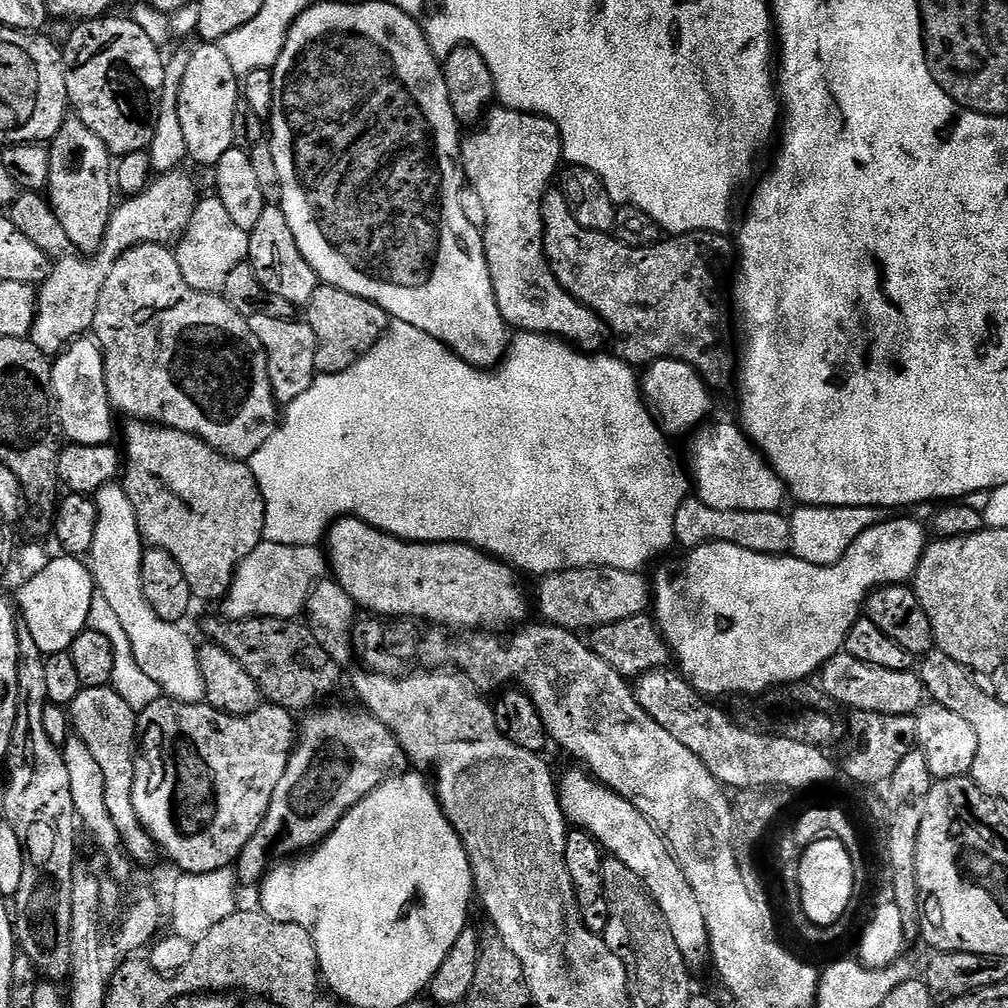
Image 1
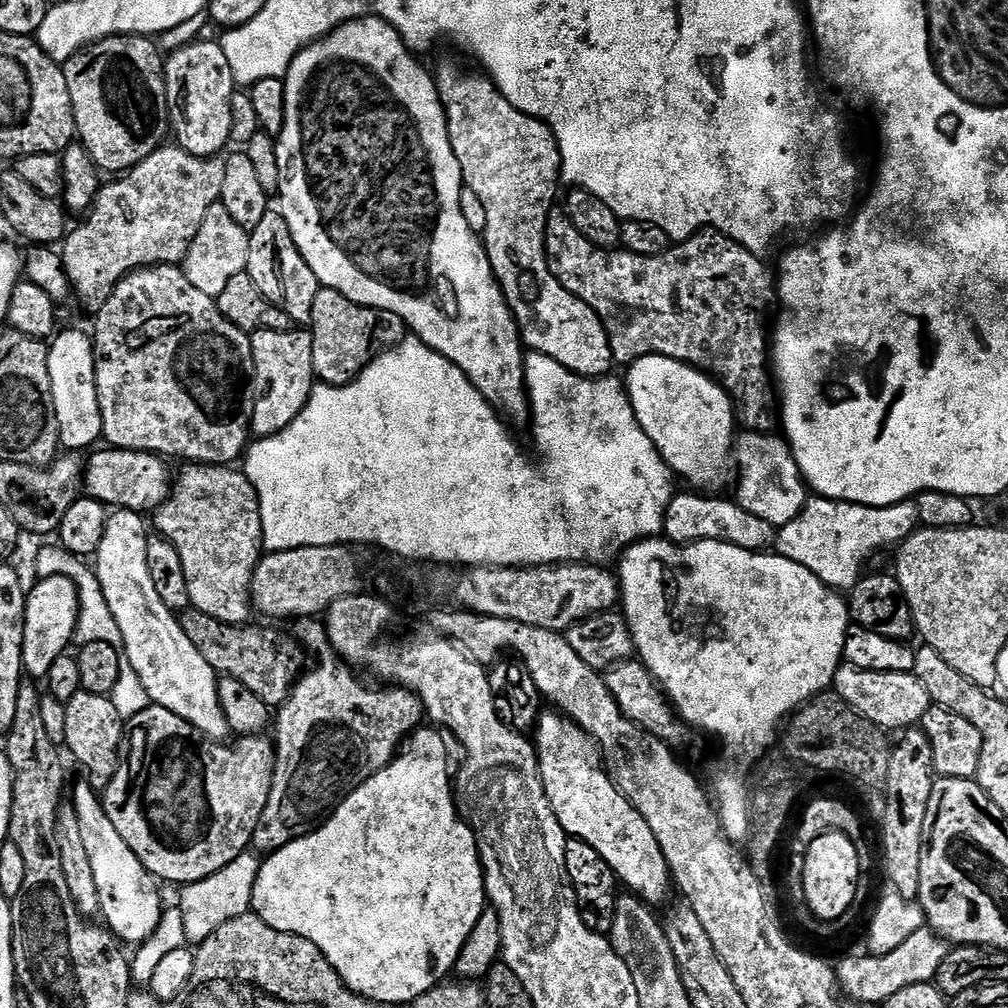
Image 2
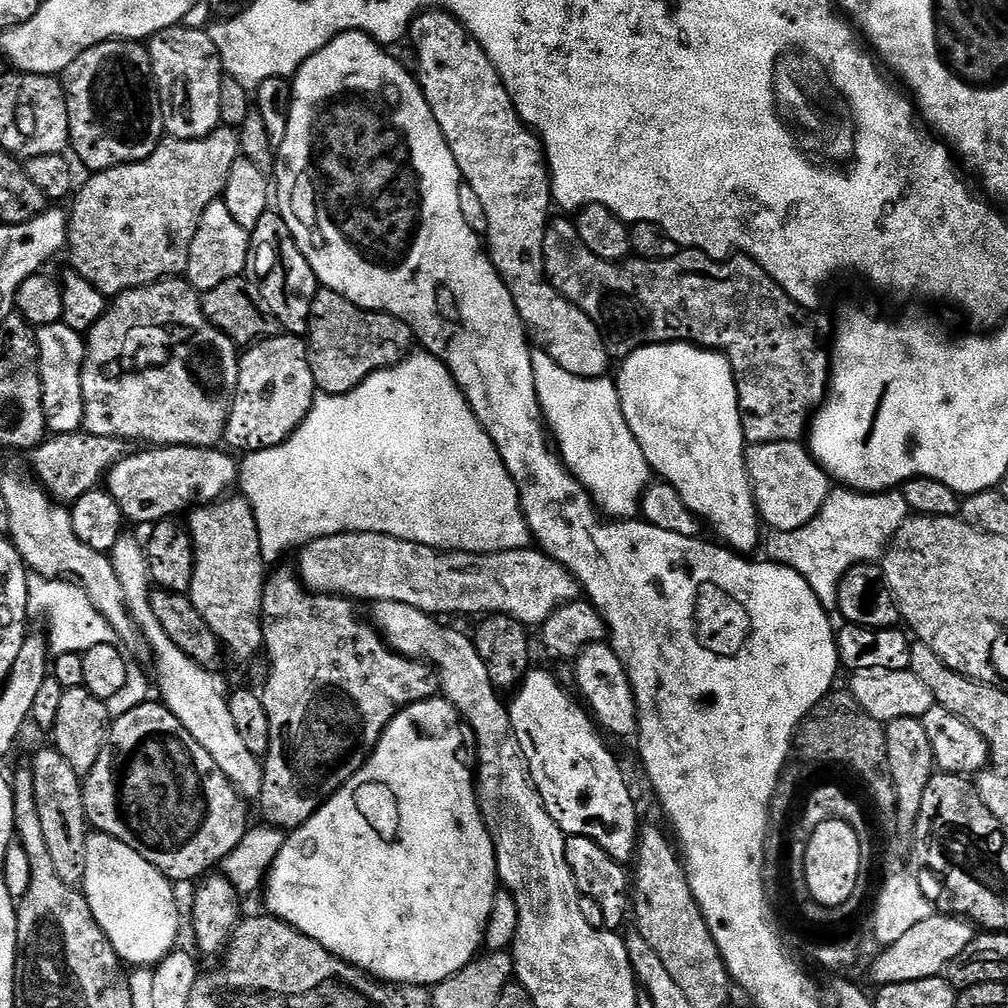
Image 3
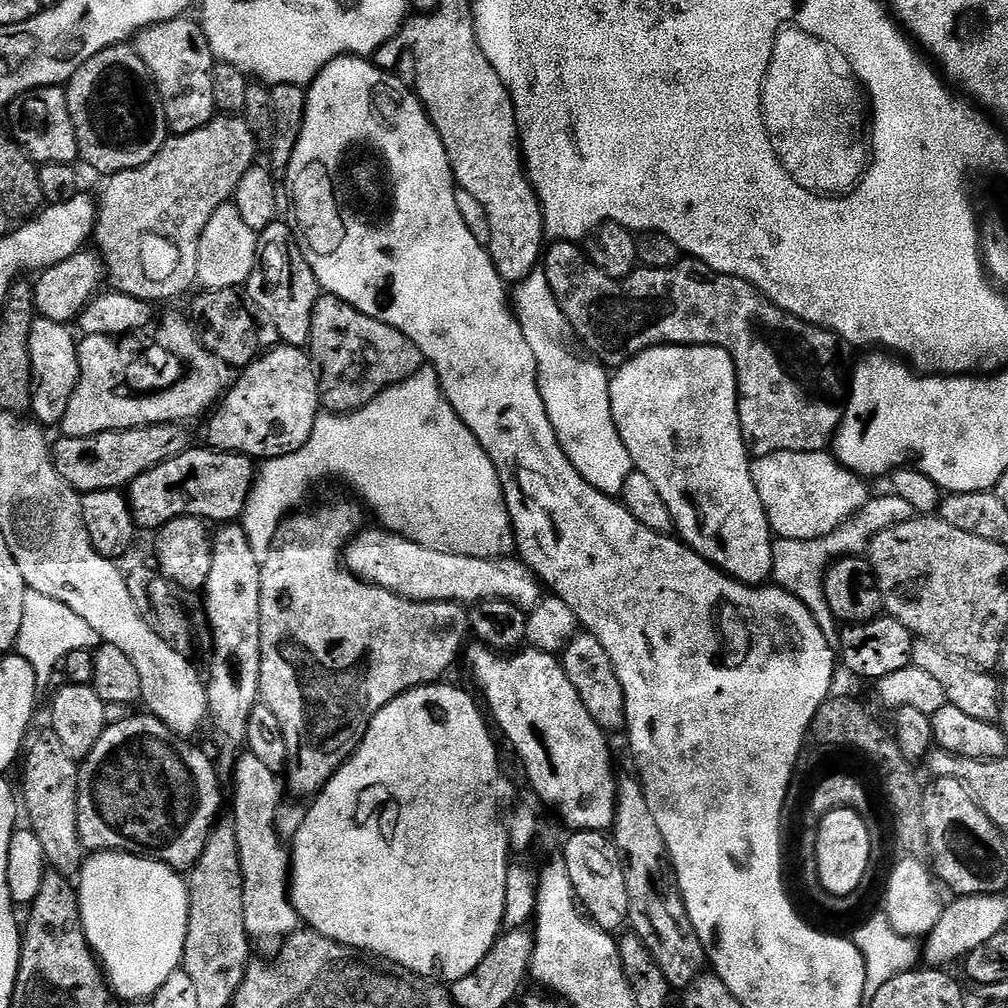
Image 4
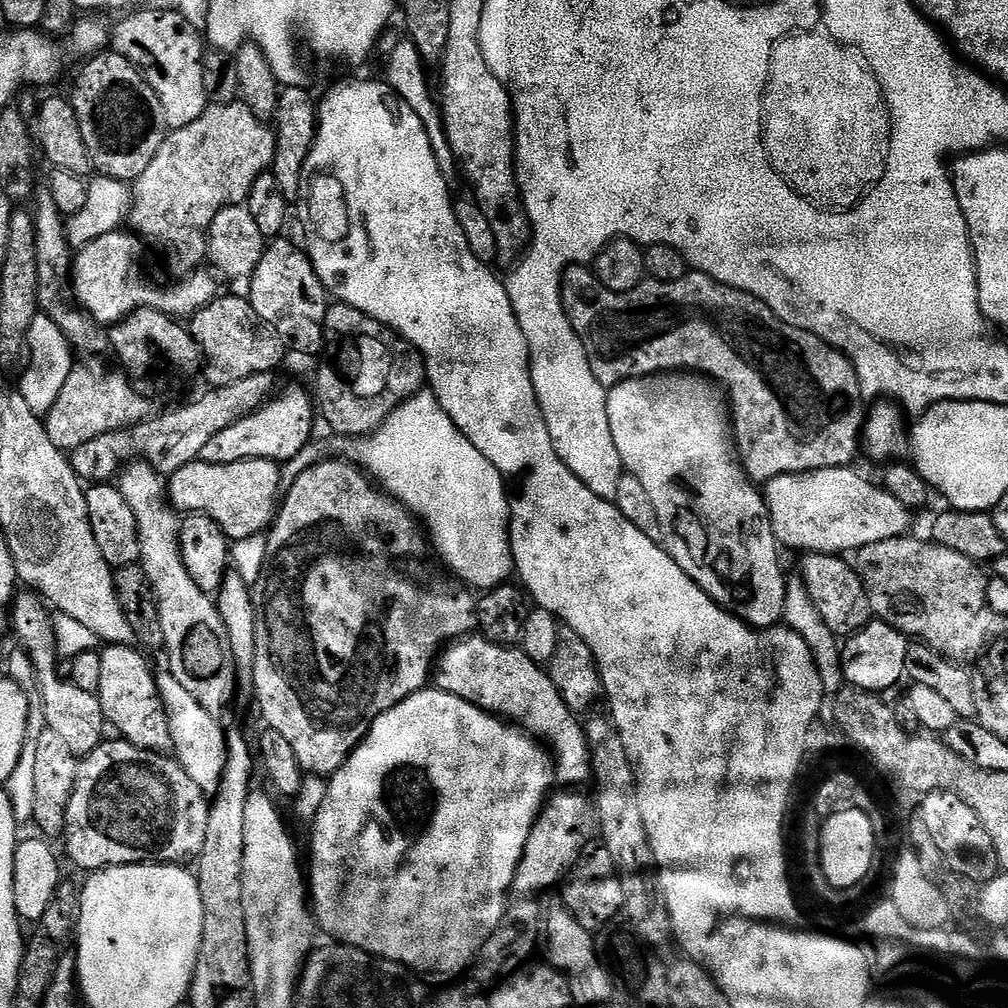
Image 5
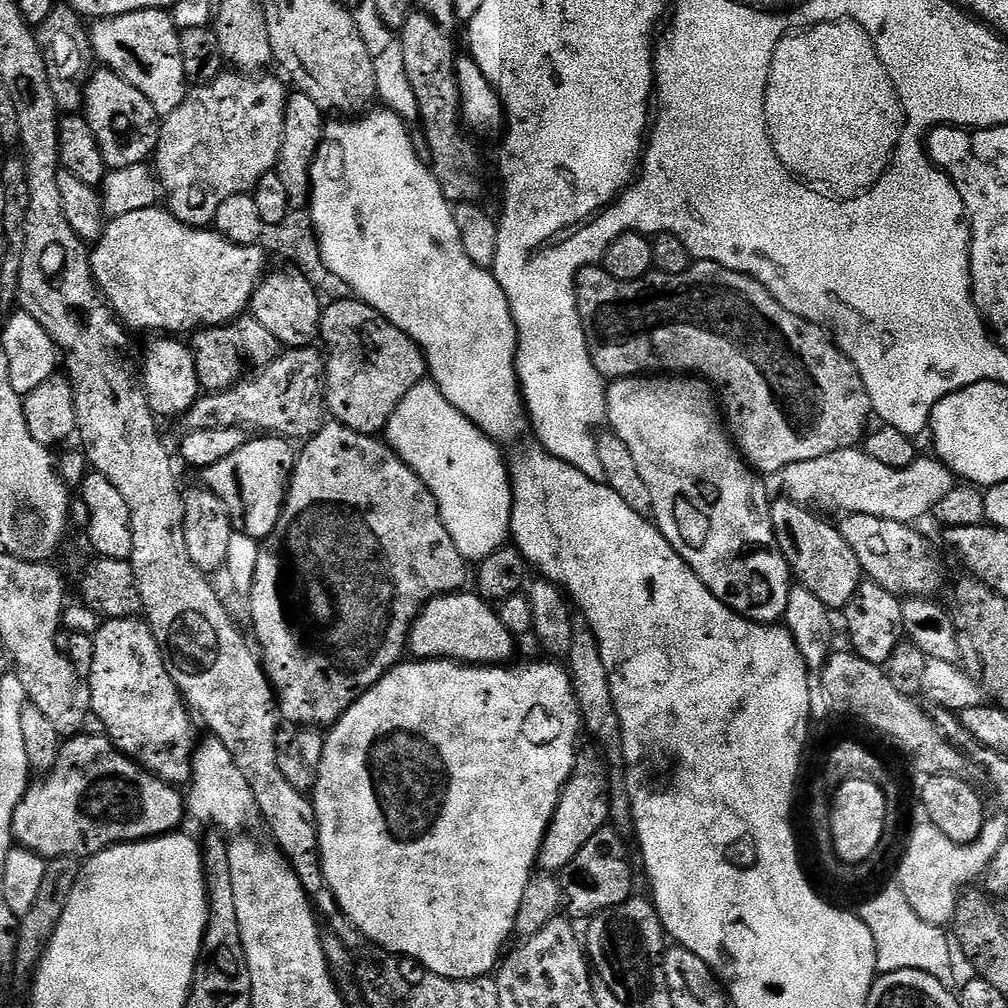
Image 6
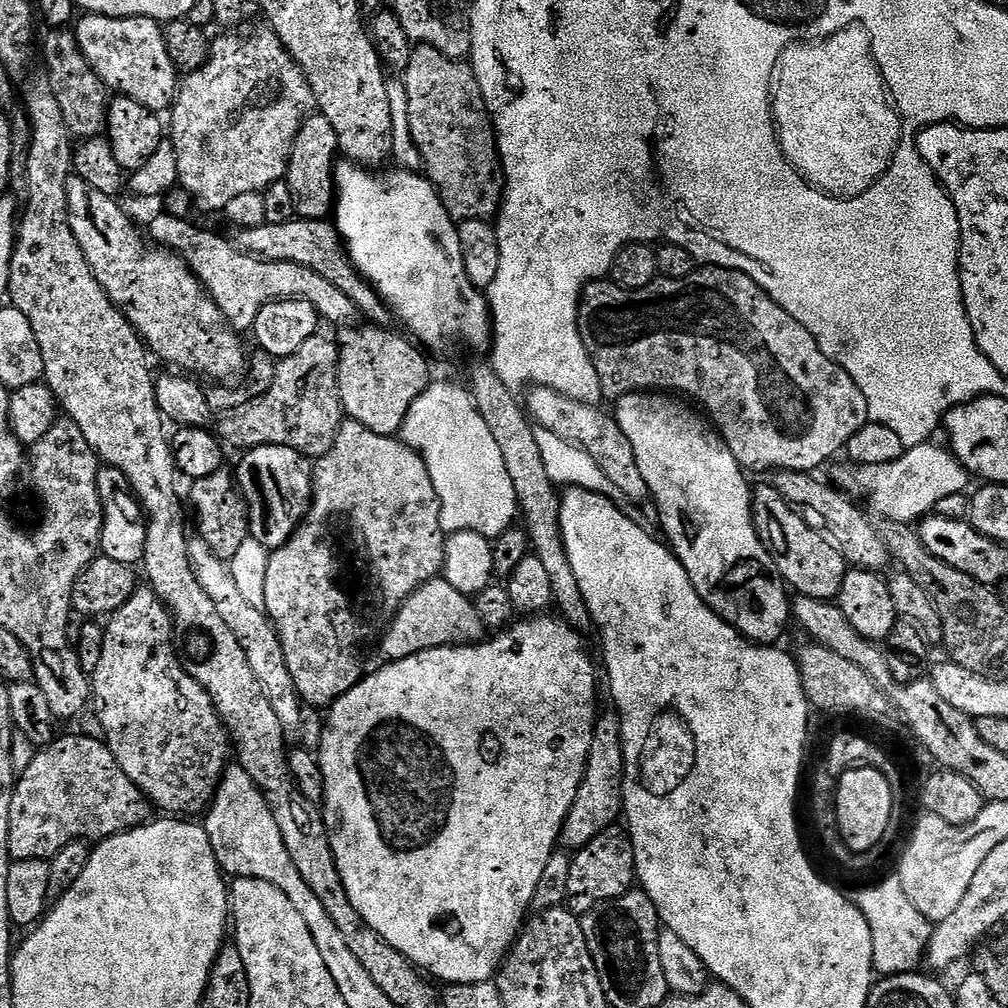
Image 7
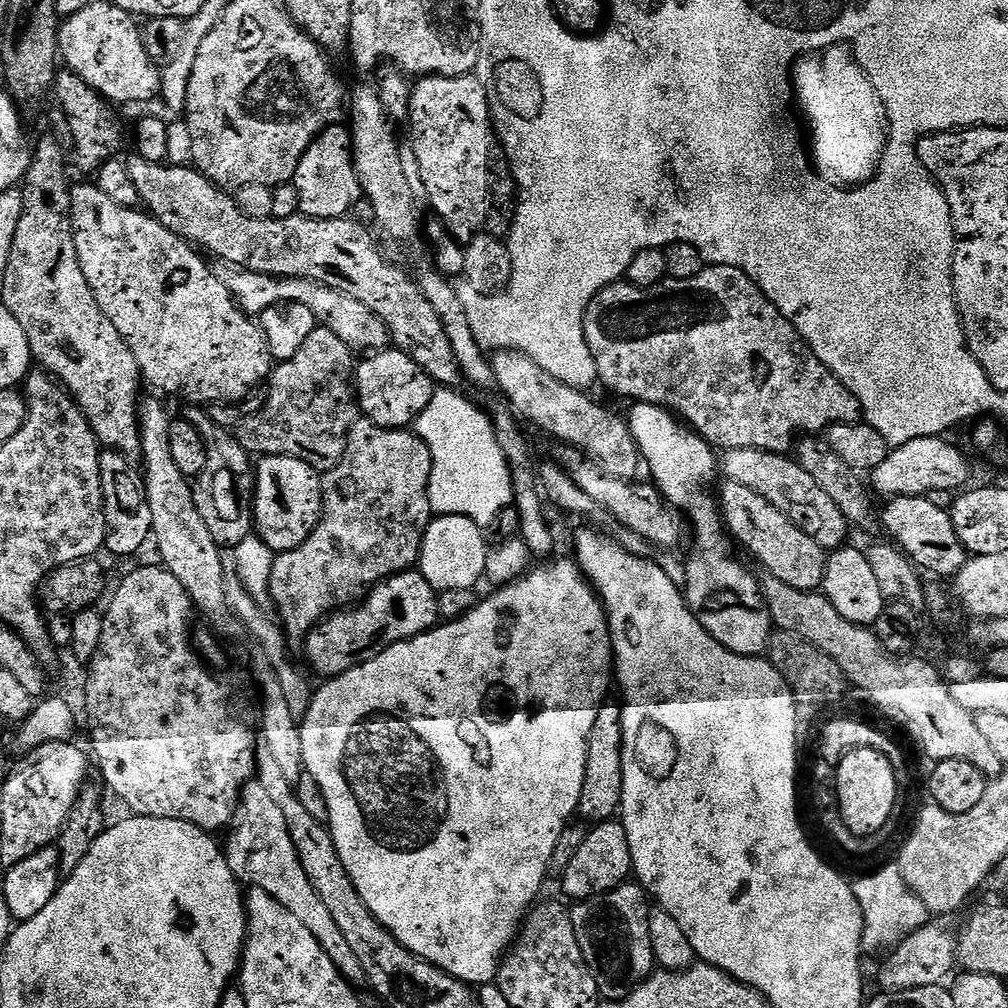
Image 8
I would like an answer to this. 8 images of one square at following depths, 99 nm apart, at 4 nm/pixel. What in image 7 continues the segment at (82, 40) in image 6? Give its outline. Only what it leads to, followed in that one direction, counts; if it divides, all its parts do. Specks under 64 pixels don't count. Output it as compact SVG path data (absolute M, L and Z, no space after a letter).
M52 30L44 40L44 64L48 67L46 78L54 90L54 99L66 118L66 126L77 141L89 140L95 136L104 136L108 127L109 89L94 74L86 62L72 30Z

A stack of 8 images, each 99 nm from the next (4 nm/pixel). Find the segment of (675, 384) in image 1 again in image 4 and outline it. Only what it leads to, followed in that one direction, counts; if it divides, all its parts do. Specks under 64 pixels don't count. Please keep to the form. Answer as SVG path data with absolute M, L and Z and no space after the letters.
M666 344L662 348L648 348L632 360L626 361L615 369L608 385L610 390L610 410L614 414L614 426L626 446L630 450L630 458L635 471L646 474L650 482L658 490L662 502L666 502L666 510L670 514L679 539L692 548L699 556L706 558L728 576L733 576L738 582L753 586L764 586L769 583L772 574L772 544L774 533L768 525L768 515L762 506L762 498L758 498L758 490L754 490L752 477L752 460L748 448L744 445L744 431L740 425L738 414L739 391L736 387L736 367L732 355L724 348L715 348L712 344Z

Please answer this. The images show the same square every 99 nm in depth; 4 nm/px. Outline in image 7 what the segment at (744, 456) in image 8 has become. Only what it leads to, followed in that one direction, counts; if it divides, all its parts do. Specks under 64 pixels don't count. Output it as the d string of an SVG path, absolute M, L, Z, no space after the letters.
M777 472L774 476L774 487L778 494L782 494L789 508L803 516L804 521L814 530L827 536L849 565L869 570L884 570L884 567L890 564L888 551L875 525L872 526L860 513L861 505L853 502L831 483L823 484L822 481L815 480L816 478L807 472Z

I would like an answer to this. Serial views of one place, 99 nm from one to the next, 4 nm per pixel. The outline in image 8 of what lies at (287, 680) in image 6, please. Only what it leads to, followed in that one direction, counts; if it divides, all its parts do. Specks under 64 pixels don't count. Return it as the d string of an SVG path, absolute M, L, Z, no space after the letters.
M357 418L348 435L348 445L338 462L338 466L334 466L329 472L323 473L324 514L320 517L320 524L312 531L310 538L306 538L306 542L302 542L302 546L298 546L289 552L279 553L274 562L274 570L270 574L270 594L272 595L272 601L276 603L275 615L278 617L285 633L291 639L293 636L294 639L303 641L325 616L355 605L365 599L368 593L383 580L389 580L391 576L397 576L399 572L409 571L419 561L422 538L426 534L428 524L434 518L430 498L428 497L428 483L430 482L431 473L432 455L424 439L417 436L415 431L402 428L383 428L369 420Z

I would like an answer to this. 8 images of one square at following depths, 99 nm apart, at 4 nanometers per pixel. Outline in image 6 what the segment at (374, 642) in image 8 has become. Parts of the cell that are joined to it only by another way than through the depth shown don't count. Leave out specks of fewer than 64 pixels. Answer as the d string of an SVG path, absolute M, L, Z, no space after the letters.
M468 591L434 598L416 615L408 631L407 651L411 655L413 652L417 661L450 660L469 666L504 666L513 659L517 641L506 630L497 609L475 591Z

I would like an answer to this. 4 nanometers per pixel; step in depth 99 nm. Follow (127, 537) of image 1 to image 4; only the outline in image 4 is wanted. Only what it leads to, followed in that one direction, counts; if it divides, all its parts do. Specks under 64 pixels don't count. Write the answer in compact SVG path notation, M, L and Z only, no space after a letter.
M245 751L230 773L232 779L231 819L236 825L238 854L242 862L244 897L242 914L246 914L246 930L253 941L283 941L301 927L302 921L292 905L290 895L290 852L276 829L276 811L282 802L281 777L270 770L254 754Z

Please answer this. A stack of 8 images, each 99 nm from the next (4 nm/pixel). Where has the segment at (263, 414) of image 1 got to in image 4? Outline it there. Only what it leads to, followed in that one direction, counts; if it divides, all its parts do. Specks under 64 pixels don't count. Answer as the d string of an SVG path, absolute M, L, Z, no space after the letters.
M168 316L158 324L155 325L156 341L145 348L127 348L124 342L110 336L84 336L79 341L80 377L74 386L74 394L70 394L70 406L66 406L66 414L58 425L65 437L90 438L114 430L184 424L199 416L207 417L217 407L226 391L226 365L204 345L191 319Z

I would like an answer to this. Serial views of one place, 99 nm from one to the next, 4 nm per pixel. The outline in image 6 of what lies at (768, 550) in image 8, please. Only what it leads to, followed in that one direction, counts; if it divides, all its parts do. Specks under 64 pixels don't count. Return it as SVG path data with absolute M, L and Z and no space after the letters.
M787 498L773 499L772 529L776 535L776 547L786 558L788 568L798 584L814 594L829 610L842 610L854 598L858 586L865 579L858 554L850 550L846 538L842 538L835 523L827 524L815 511Z

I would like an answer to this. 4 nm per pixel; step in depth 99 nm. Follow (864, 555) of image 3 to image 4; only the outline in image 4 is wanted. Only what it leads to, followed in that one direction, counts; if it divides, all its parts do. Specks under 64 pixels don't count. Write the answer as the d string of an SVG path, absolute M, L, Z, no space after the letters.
M894 494L887 495L871 497L862 510L852 515L842 526L838 526L838 529L820 539L778 538L773 541L771 574L773 583L794 594L811 610L815 621L819 624L819 629L833 647L837 647L840 643L840 624L834 618L825 598L824 576L829 565L837 559L844 559L845 556L863 555L873 538L882 530L915 519L913 506Z

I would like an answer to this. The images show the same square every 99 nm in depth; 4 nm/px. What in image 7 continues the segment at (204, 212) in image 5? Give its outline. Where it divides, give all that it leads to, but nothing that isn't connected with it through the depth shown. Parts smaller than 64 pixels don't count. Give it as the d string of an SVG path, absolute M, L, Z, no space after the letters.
M267 26L256 28L253 32L248 32L245 36L239 36L239 31L232 30L229 36L220 36L217 40L211 41L208 49L208 61L196 72L189 72L183 77L176 93L176 103L170 109L172 116L172 133L170 139L173 144L174 154L177 155L177 174L179 176L179 187L187 192L191 203L196 204L204 212L223 213L226 202L238 198L238 194L250 194L251 192L263 193L265 188L270 187L274 182L285 179L288 171L288 159L292 153L292 143L298 134L298 130L306 117L316 108L316 99L302 74L302 70L290 58L290 54L282 46L282 42L274 34L274 30Z

